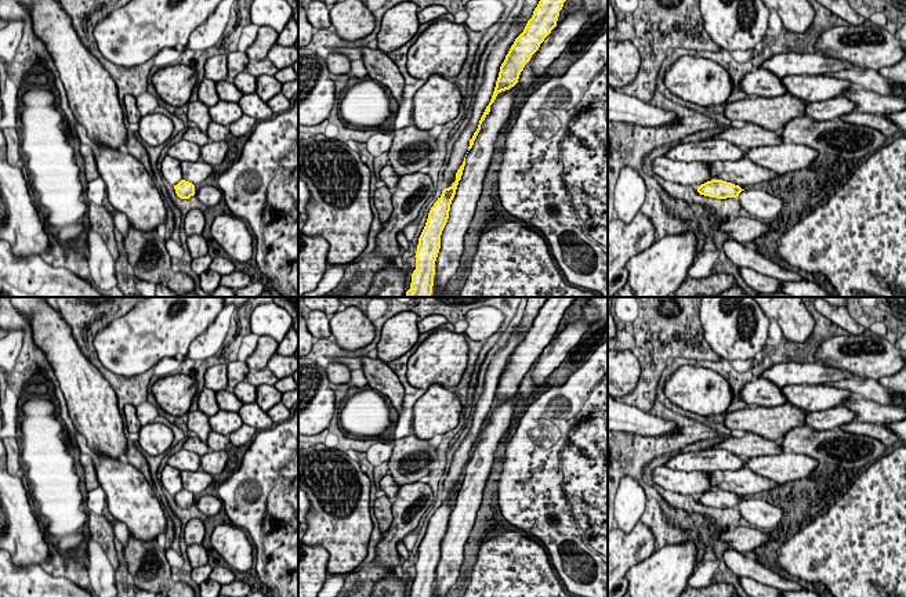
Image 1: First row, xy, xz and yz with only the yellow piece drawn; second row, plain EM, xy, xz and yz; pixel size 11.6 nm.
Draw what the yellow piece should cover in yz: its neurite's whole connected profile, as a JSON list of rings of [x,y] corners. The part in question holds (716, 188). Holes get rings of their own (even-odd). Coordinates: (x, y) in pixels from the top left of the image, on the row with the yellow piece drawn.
[[[711,180],[697,187],[697,192],[700,195],[717,199],[726,199],[726,198],[738,199],[742,191],[744,189],[742,189],[739,185],[722,180]]]

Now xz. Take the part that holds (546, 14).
[[[540,0],[539,1],[537,7],[533,11],[532,18],[528,21],[523,32],[515,39],[508,54],[505,55],[504,62],[500,66],[500,72],[499,72],[499,77],[496,82],[496,87],[494,87],[492,100],[479,120],[476,131],[474,133],[472,138],[470,140],[468,151],[472,148],[474,141],[481,130],[481,124],[485,120],[485,117],[489,115],[490,105],[494,102],[497,94],[501,91],[510,90],[511,87],[514,87],[518,83],[519,75],[523,70],[525,65],[530,61],[532,55],[539,50],[539,47],[544,41],[544,39],[557,26],[559,11],[562,10],[565,1],[566,0]]]

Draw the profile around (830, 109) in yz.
[[[836,97],[820,102],[808,102],[805,108],[805,117],[816,122],[836,120],[842,115],[855,112],[856,105],[848,98]]]

